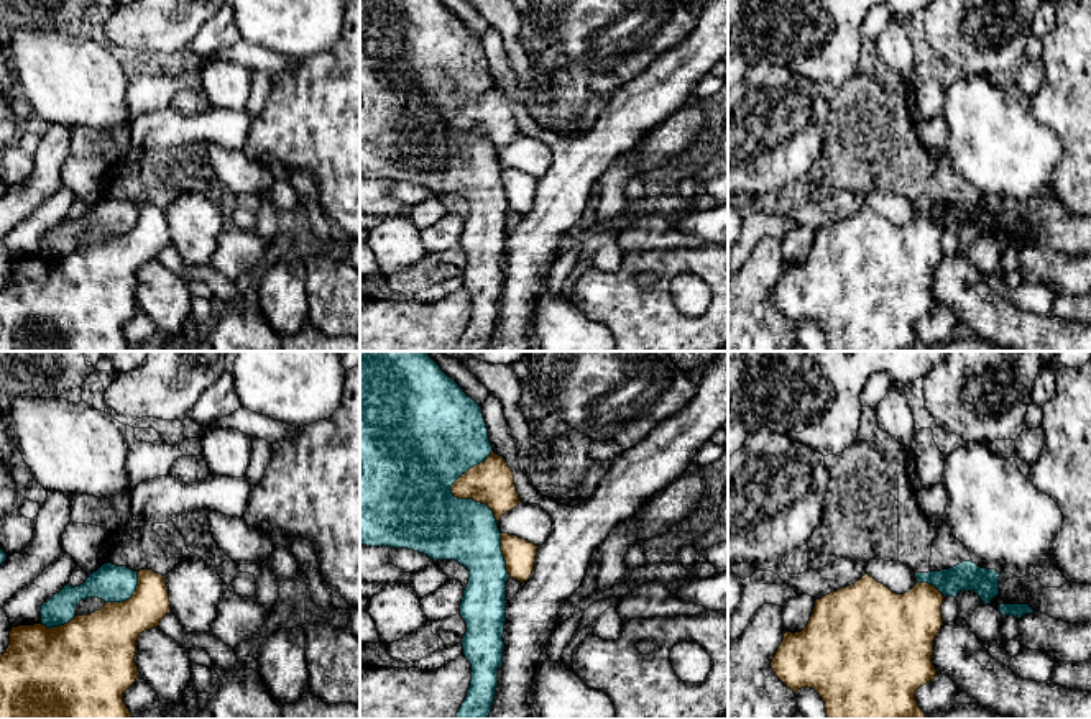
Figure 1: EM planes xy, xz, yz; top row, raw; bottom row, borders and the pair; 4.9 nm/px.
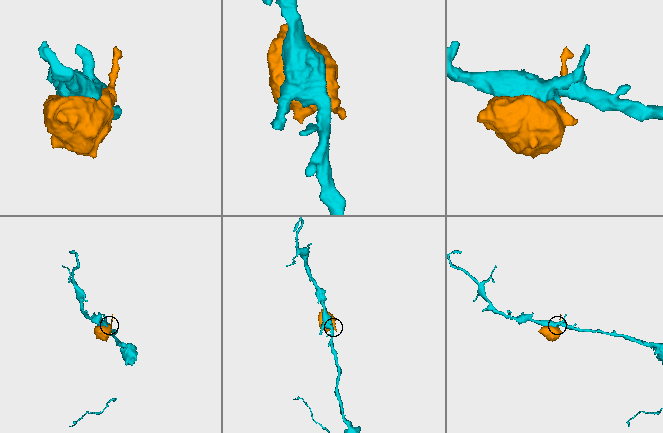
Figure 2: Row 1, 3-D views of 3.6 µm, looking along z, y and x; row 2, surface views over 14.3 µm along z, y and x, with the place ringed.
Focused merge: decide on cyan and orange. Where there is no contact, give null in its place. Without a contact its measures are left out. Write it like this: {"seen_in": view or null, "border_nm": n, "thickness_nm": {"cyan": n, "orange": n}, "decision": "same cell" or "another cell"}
{"seen_in": "xz", "border_nm": 360, "thickness_nm": {"cyan": 500, "orange": 220}, "decision": "another cell"}

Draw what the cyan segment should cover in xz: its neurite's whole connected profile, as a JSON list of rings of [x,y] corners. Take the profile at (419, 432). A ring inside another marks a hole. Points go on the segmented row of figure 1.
[[[360,351],[360,543],[407,548],[434,561],[455,560],[470,571],[460,616],[467,624],[463,655],[472,665],[472,681],[457,719],[488,719],[503,663],[506,622],[506,581],[501,532],[493,511],[473,499],[452,494],[453,483],[493,451],[481,407],[449,378],[427,351]]]

